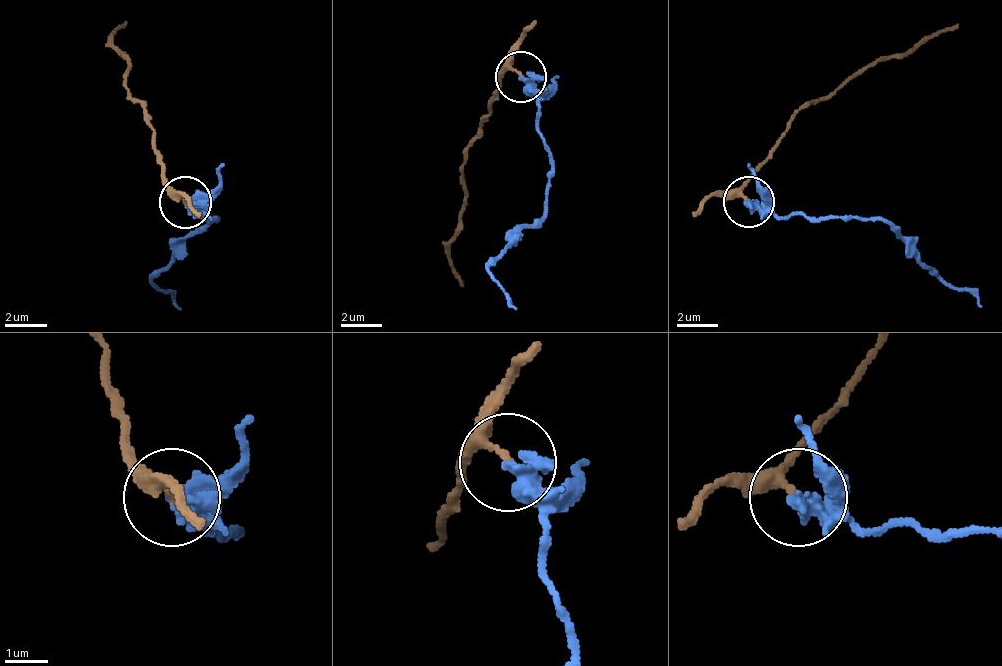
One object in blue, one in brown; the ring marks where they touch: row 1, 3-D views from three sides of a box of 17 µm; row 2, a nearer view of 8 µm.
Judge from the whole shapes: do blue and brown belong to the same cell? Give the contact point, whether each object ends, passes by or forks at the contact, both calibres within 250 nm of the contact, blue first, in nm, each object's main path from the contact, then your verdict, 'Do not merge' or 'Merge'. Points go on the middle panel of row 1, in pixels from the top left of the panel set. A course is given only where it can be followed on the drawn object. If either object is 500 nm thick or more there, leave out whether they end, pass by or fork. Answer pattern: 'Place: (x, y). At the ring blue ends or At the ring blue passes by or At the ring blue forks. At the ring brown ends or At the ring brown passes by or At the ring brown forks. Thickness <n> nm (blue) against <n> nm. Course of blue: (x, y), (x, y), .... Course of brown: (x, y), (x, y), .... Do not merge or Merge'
Place: (521, 77). At the ring blue ends. At the ring brown passes by. Thickness 360 nm (blue) against 150 nm. Course of blue: (520, 78), (540, 108), (550, 154), (545, 210), (489, 272), (515, 307). Course of brown: (520, 78), (509, 68), (464, 165), (458, 236), (448, 246), (464, 287). Do not merge

